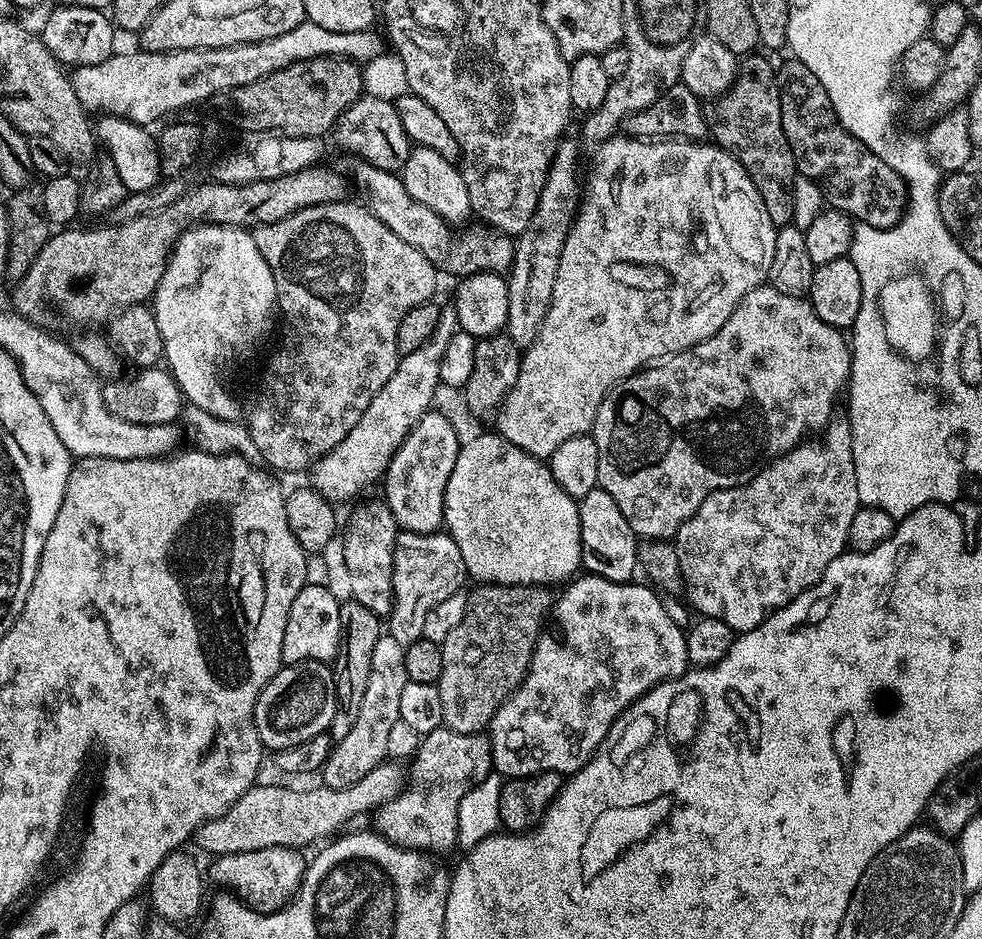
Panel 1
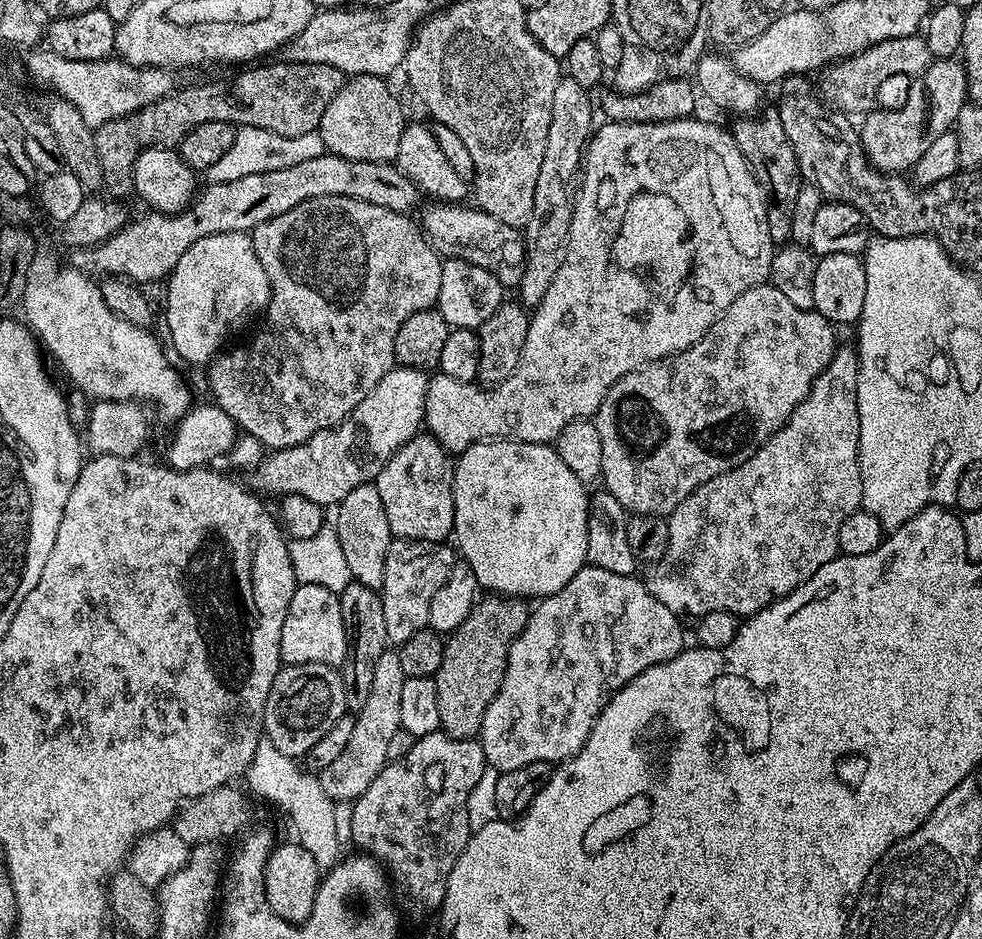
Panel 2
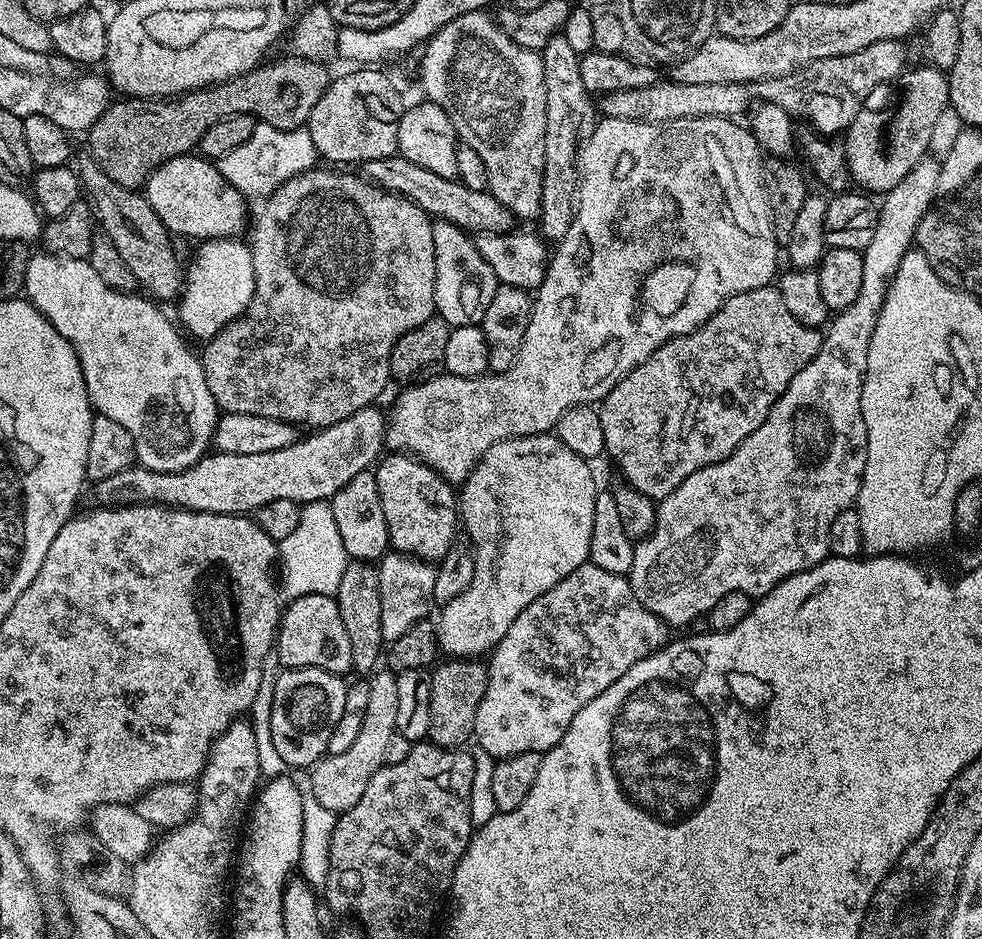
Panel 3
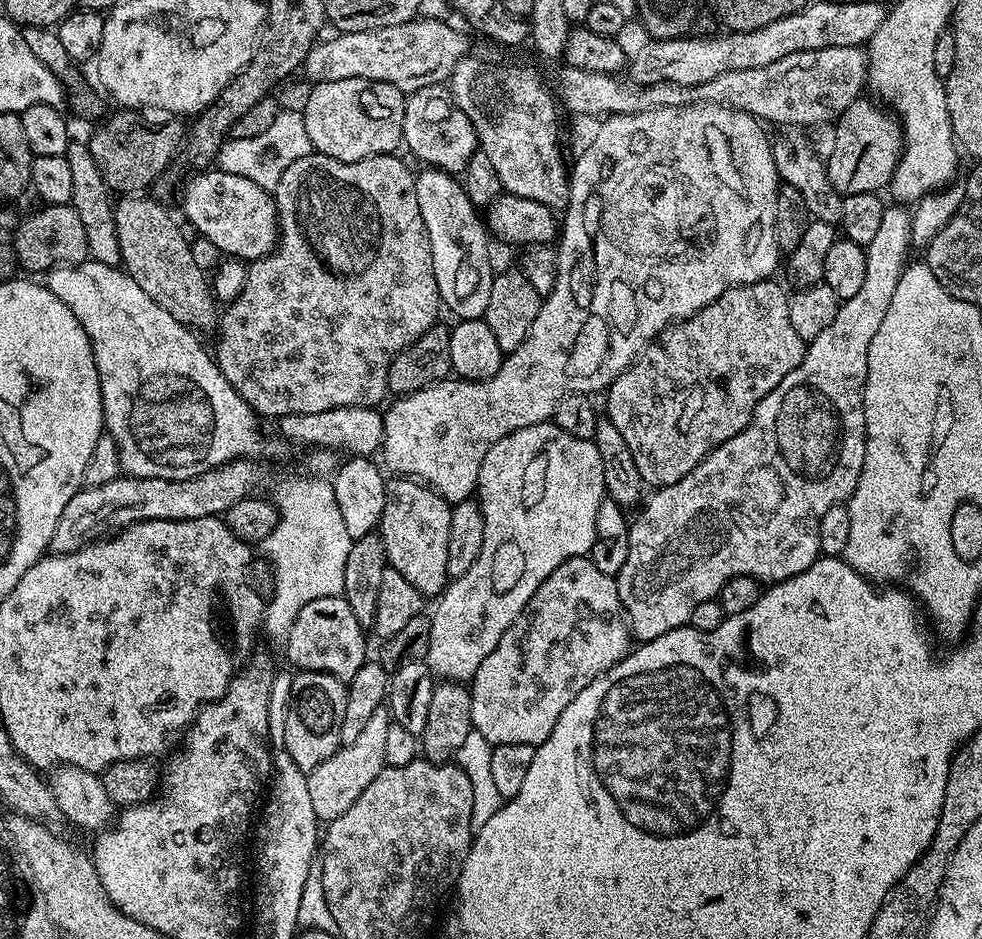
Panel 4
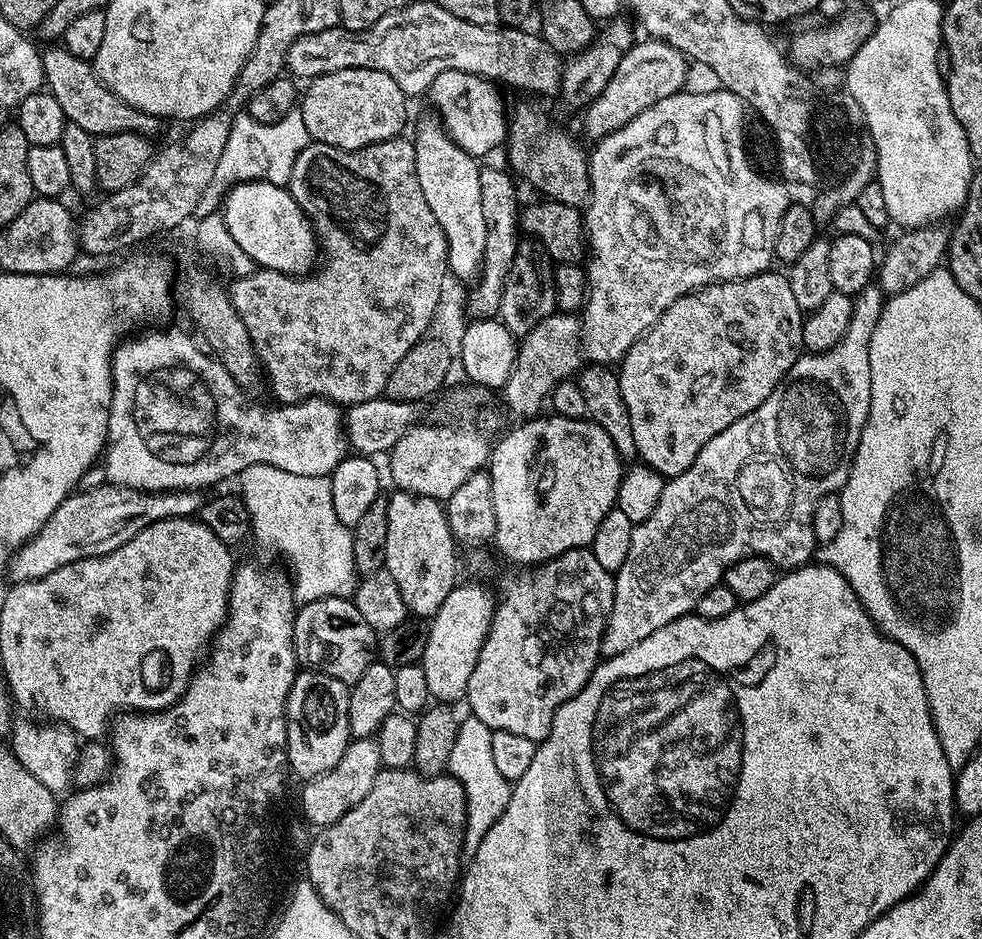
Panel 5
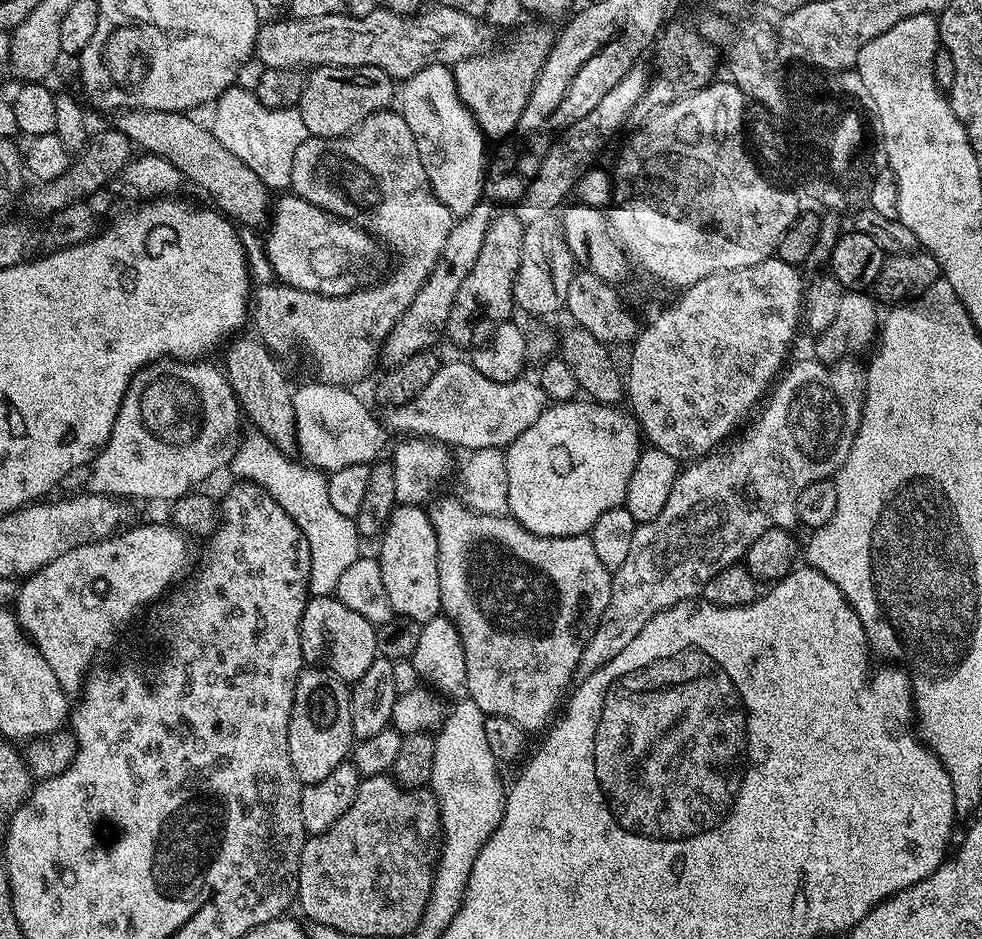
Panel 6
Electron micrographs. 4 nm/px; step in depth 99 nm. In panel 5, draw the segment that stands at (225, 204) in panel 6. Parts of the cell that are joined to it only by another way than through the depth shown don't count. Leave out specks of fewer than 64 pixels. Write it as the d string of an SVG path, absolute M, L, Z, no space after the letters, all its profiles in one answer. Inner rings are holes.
M48 46L43 49L42 70L47 91L58 98L58 106L62 106L65 121L74 126L82 126L82 130L94 137L137 132L140 136L152 138L162 124L161 117L138 110L118 98L118 94L114 94L101 82L95 67L89 61L74 58L74 54L70 54L62 46Z

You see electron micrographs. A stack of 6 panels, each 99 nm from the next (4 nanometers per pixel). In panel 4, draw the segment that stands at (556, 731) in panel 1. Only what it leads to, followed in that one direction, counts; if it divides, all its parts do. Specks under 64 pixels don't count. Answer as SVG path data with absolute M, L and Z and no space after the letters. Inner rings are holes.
M575 556L562 562L558 566L558 570L554 570L554 574L550 574L550 578L546 578L546 582L542 582L542 586L538 586L534 598L524 609L523 614L509 626L506 634L502 634L498 646L494 646L494 650L482 661L482 666L478 666L478 670L473 674L470 681L470 718L473 729L478 734L482 734L482 738L486 738L494 746L498 744L531 744L535 746L546 742L546 738L550 738L550 732L554 730L554 724L558 722L562 710L566 710L566 706L570 706L570 702L574 702L574 698L578 698L578 694L582 694L582 690L586 690L586 686L590 686L590 682L594 682L594 678L606 674L606 670L610 670L619 660L624 659L633 644L634 637L631 628L628 627L628 617L624 615L624 607L620 601L615 579L602 574L602 570L598 570L598 566L594 566L594 562L588 556Z

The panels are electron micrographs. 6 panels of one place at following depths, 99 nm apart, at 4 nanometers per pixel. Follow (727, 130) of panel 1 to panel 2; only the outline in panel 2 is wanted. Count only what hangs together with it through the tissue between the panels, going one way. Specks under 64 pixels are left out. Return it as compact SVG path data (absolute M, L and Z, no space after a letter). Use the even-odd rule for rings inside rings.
M775 107L766 108L759 114L744 114L733 119L736 121L730 124L730 131L738 150L742 150L746 162L752 167L752 173L756 175L760 189L764 192L766 222L770 226L773 245L783 246L792 240L794 206L802 187L802 177L798 158L794 158L794 146L790 146L786 130L782 130L779 111Z

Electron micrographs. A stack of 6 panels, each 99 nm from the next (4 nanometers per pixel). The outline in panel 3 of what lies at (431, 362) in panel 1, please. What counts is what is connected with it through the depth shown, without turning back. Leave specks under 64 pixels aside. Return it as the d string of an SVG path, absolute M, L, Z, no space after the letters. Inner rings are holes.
M373 406L358 410L350 414L350 418L313 431L282 450L270 450L270 454L213 451L181 472L155 472L133 466L99 481L95 485L96 496L100 499L97 501L104 506L164 504L167 508L231 516L255 513L270 502L278 502L278 498L290 498L301 506L316 501L328 502L350 482L350 478L354 478L354 474L369 471L381 459L386 448L386 416L378 409Z

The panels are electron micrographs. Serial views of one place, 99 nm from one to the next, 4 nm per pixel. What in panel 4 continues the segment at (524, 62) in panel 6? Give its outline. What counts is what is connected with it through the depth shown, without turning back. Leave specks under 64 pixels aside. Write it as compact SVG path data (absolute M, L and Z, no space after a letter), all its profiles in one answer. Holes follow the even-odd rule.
M444 84L420 88L405 99L402 134L403 147L408 147L421 160L421 165L440 168L443 172L463 173L470 158L478 151L474 126L466 113L457 106L451 87Z

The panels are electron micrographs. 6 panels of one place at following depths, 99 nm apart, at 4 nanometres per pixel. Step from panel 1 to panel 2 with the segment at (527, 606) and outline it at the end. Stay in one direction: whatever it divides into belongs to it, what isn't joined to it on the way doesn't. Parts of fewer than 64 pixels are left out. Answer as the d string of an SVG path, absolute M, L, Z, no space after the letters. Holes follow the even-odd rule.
M484 594L470 610L466 622L444 641L442 666L435 674L440 728L459 740L475 737L482 726L486 706L498 694L506 670L508 651L528 621L529 605L519 596Z

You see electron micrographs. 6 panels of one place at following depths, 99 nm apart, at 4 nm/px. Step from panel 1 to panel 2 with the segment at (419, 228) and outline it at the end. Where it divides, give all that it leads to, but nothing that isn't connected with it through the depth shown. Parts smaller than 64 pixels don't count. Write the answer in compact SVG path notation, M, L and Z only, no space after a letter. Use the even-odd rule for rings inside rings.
M440 202L423 209L420 225L432 248L445 259L470 262L480 269L494 274L501 287L510 290L520 285L525 266L523 233L521 229L499 222L498 218L475 207Z

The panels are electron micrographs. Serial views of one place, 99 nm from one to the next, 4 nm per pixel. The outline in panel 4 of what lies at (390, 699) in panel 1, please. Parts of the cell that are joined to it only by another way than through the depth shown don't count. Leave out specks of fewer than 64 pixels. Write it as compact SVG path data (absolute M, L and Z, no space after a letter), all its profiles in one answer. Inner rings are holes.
M387 707L374 710L374 715L366 721L366 726L358 733L358 738L354 738L354 742L341 744L334 754L330 754L330 758L326 758L326 762L318 762L318 766L306 773L310 786L310 806L314 806L317 821L327 822L350 810L362 790L366 790L366 786L378 778L386 766L387 738L392 723Z

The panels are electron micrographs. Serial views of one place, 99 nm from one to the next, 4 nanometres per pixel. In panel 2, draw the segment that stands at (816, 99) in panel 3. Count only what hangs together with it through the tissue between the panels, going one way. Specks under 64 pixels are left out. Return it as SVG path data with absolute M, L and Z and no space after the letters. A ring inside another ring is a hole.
M917 34L915 36L883 40L877 44L872 44L854 56L833 63L827 69L827 72L829 72L828 77L824 80L825 93L823 92L823 95L837 109L846 114L860 111L860 113L863 113L869 107L867 104L875 98L876 91L887 80L892 80L895 76L908 76L907 78L920 76L930 67L933 59L933 56L930 54L930 46L926 46L923 35Z

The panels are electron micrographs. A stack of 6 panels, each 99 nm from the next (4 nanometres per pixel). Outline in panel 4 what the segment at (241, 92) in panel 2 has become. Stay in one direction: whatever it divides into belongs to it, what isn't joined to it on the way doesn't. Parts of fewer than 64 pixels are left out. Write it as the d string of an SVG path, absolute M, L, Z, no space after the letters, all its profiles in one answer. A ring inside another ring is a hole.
M116 110L110 116L100 122L105 124L97 123L96 133L87 137L90 154L94 154L94 162L98 162L98 170L113 193L143 193L171 166L172 159L178 156L186 140L185 125L180 125L183 123L179 119L168 118L165 124L151 128L140 121L141 113L136 110Z

